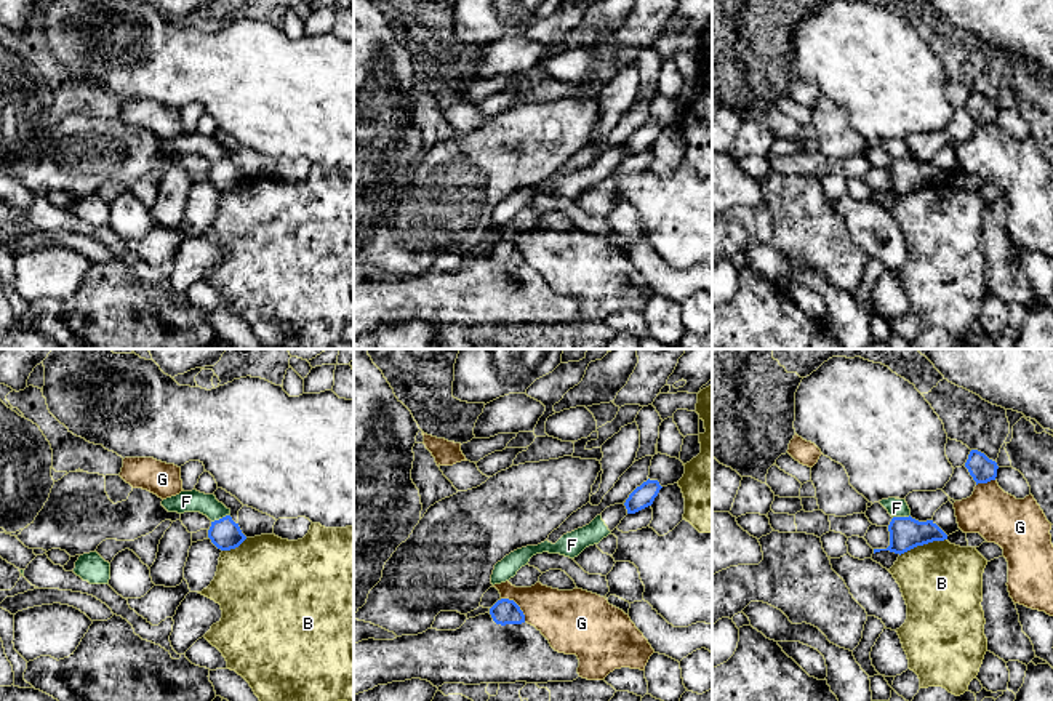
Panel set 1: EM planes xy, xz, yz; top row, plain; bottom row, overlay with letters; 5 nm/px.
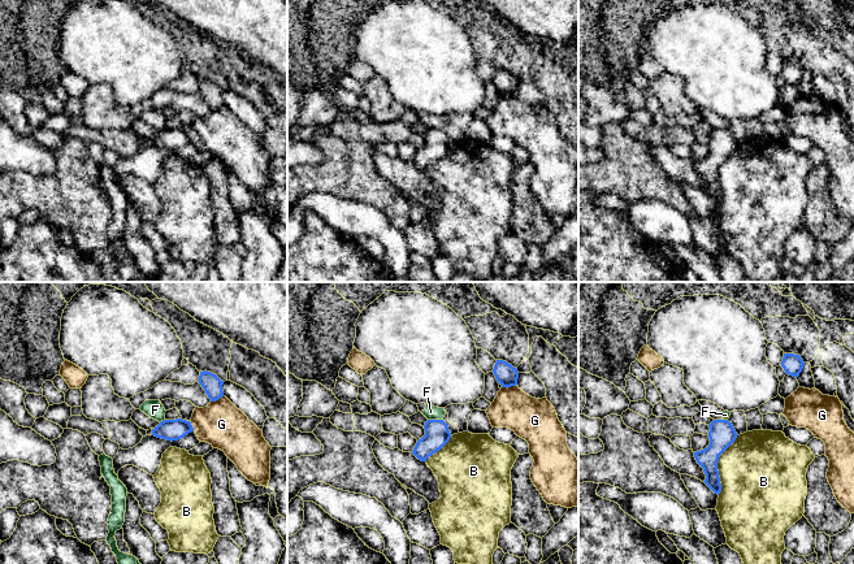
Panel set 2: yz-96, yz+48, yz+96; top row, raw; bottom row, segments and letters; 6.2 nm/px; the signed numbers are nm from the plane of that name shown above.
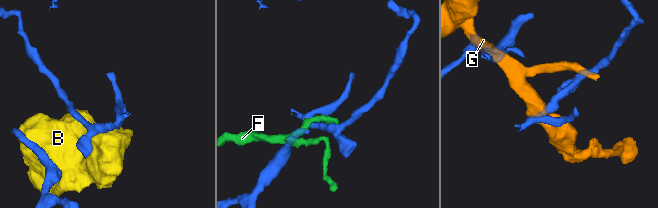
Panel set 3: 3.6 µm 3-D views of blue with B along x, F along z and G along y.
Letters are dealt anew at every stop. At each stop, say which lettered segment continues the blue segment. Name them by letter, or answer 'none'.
none

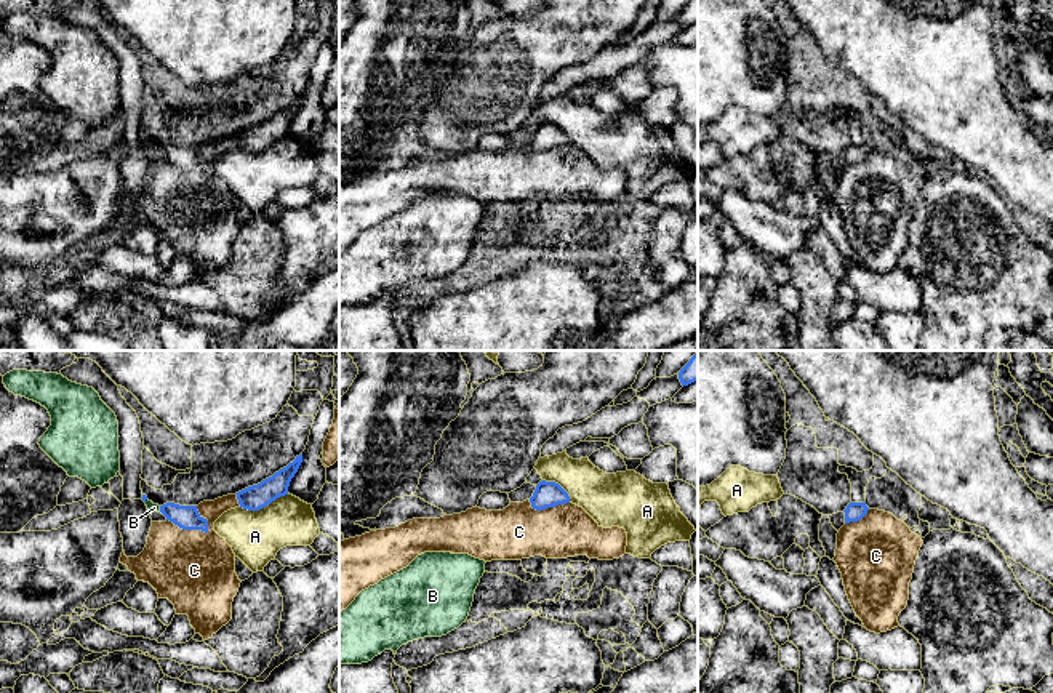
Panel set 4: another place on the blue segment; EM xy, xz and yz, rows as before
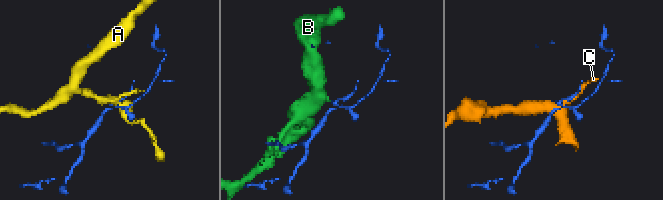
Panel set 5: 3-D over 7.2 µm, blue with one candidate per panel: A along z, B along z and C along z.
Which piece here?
B

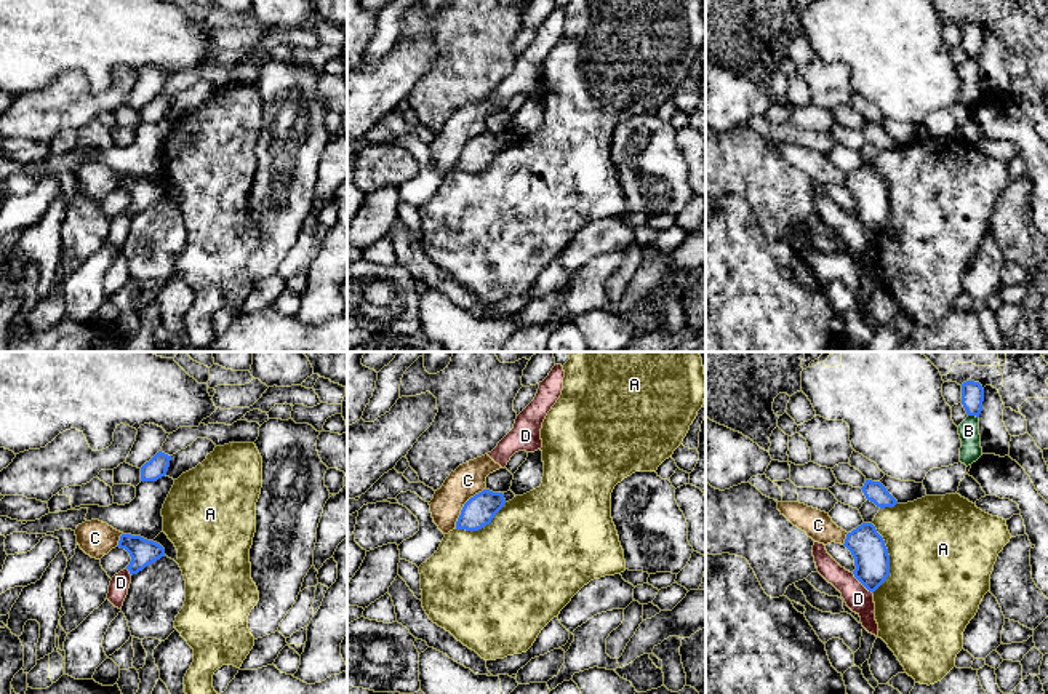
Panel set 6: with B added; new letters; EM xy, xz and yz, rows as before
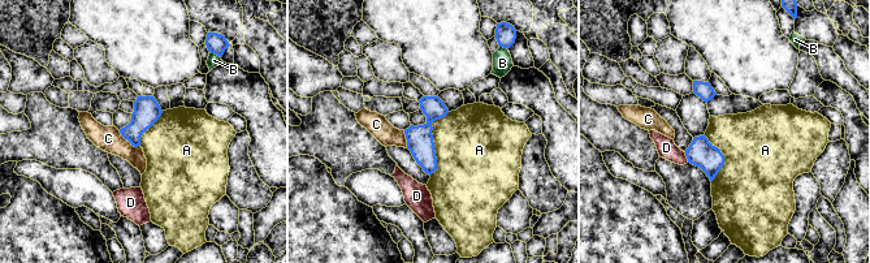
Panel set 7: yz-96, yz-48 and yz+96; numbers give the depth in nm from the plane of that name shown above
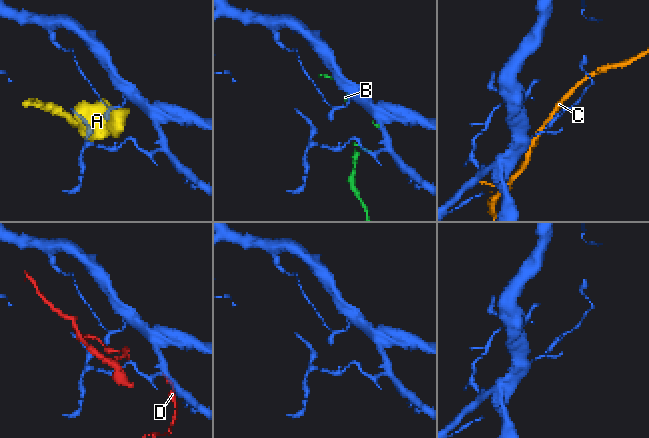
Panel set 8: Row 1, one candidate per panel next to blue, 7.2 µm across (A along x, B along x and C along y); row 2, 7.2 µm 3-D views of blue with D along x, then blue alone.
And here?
none

